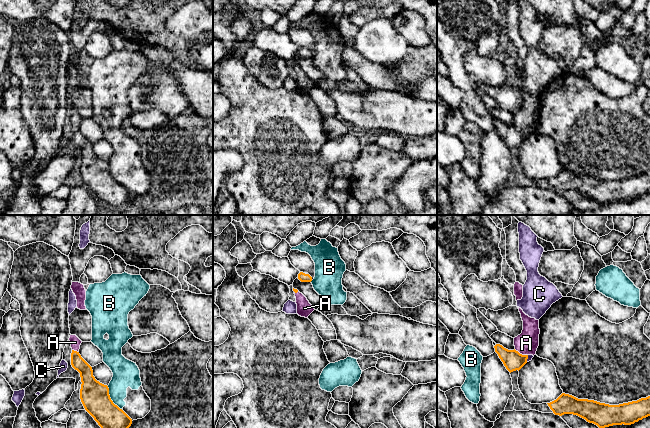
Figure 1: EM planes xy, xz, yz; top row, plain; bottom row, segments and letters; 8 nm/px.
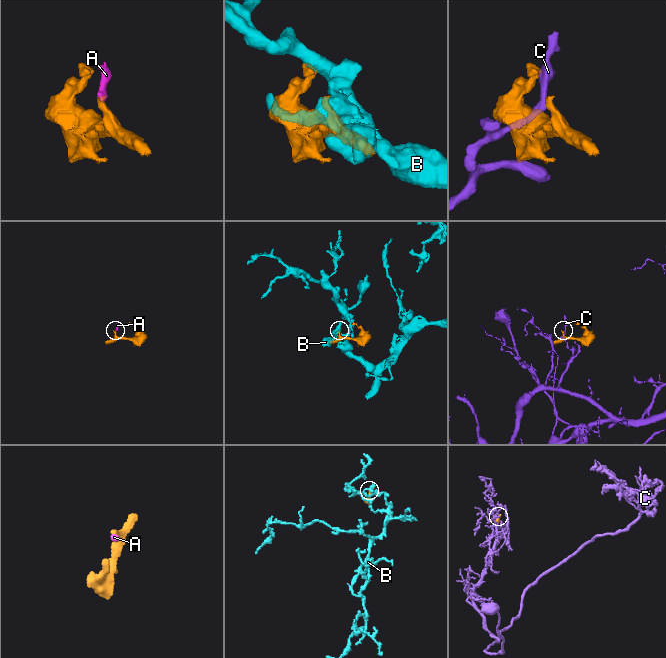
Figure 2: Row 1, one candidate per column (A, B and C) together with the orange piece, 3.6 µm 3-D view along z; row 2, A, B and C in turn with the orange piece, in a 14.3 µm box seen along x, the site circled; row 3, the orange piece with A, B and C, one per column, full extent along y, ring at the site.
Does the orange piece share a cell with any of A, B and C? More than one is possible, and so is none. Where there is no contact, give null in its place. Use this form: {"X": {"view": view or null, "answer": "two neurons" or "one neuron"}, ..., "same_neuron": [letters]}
{"A": {"view": "yz", "answer": "one neuron"}, "B": {"view": "xy", "answer": "two neurons"}, "C": {"view": "yz", "answer": "two neurons"}, "same_neuron": ["A"]}

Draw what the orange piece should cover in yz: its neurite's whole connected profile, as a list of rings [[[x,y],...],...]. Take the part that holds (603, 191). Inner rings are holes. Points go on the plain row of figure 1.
[[[562,169],[556,176],[547,180],[555,191],[577,191],[599,204],[631,201],[650,192],[650,172],[619,181],[609,181]]]

